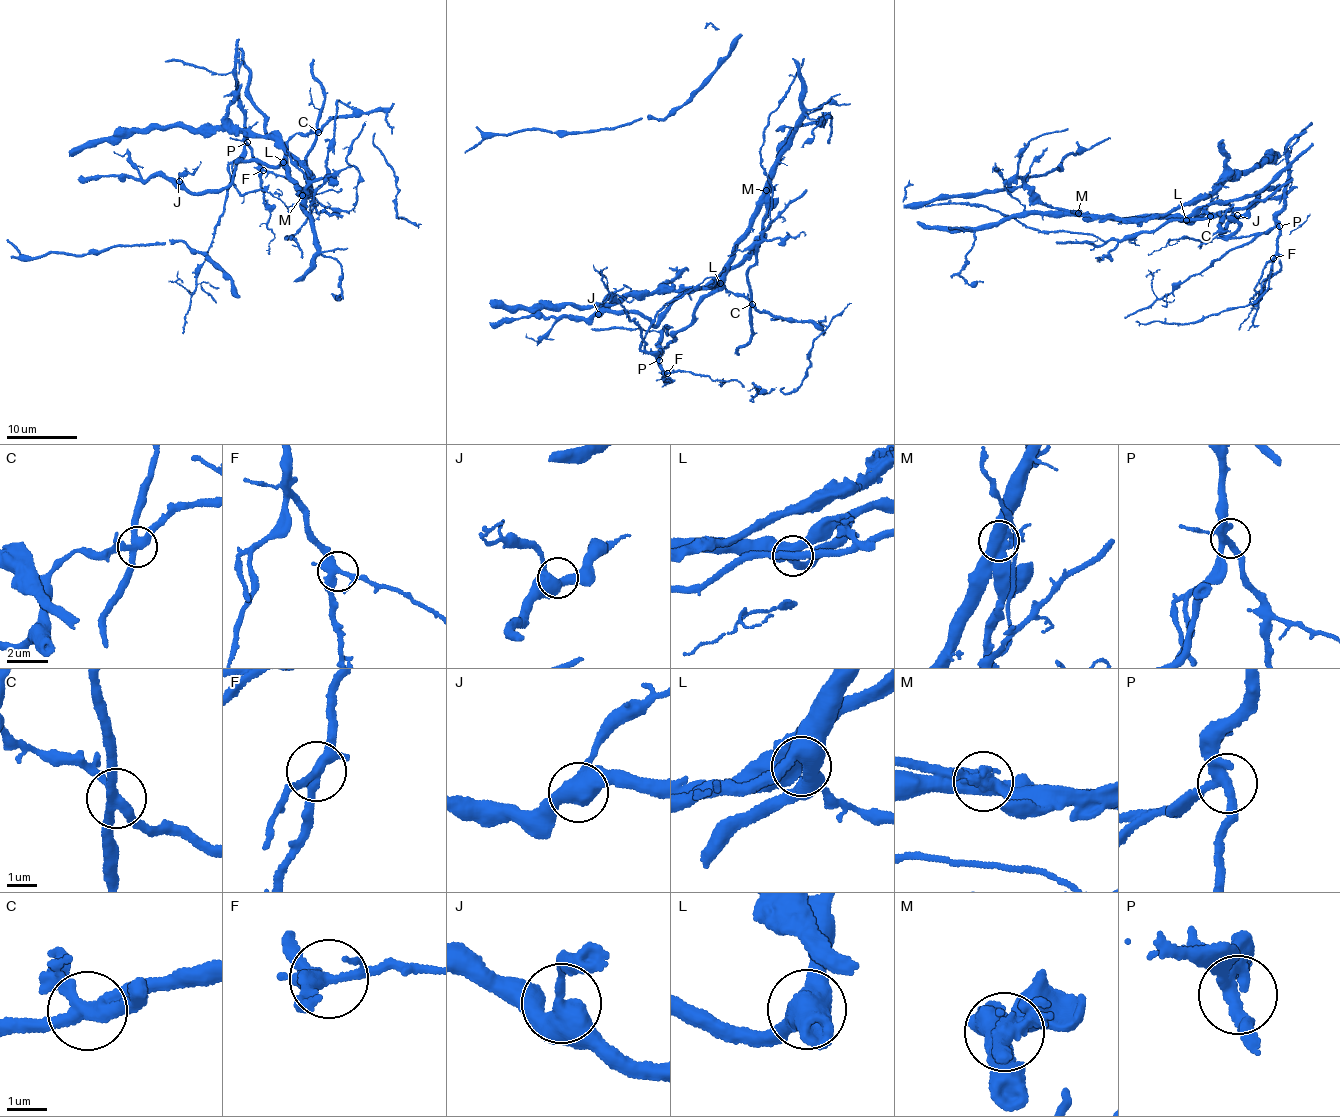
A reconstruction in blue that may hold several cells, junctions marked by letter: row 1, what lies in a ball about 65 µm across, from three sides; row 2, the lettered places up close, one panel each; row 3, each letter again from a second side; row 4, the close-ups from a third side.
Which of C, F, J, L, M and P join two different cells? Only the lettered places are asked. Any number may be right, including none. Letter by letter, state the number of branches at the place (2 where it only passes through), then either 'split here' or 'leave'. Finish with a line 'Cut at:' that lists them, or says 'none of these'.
C: 4 branches meet; split here
F: 4 branches meet; leave
J: 3 branches meet; leave
L: 3 branches meet; leave
M: 3 branches meet; split here
P: 5 branches meet; leave
Cut at: C, M

